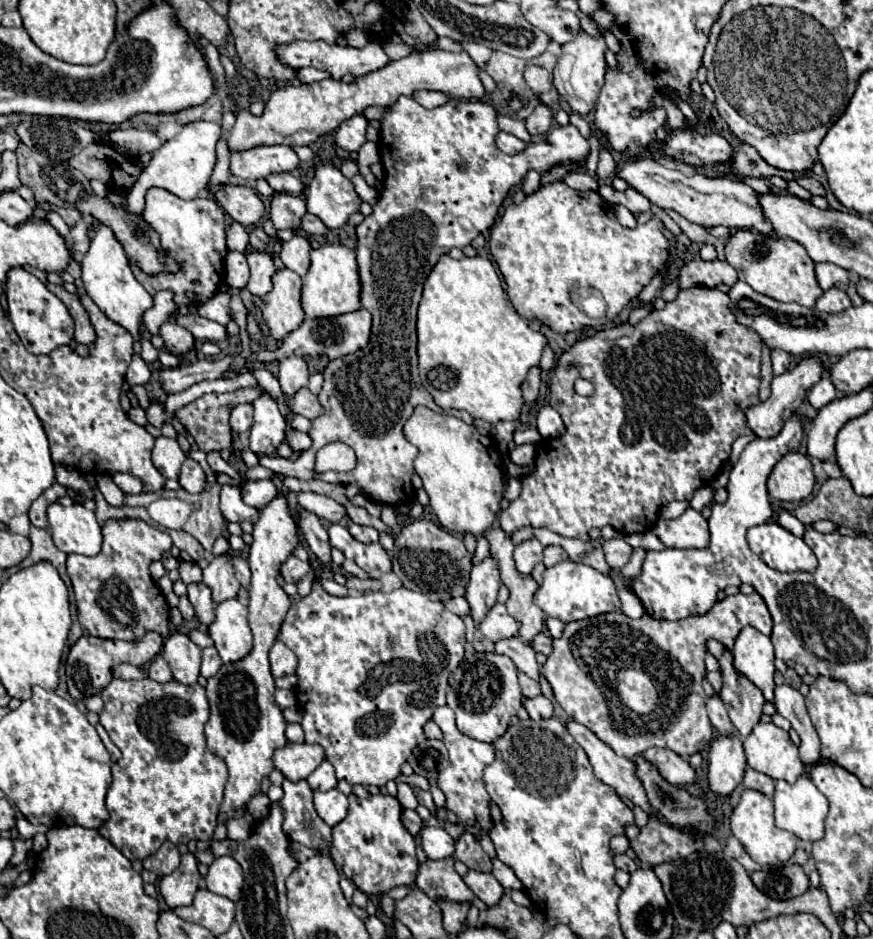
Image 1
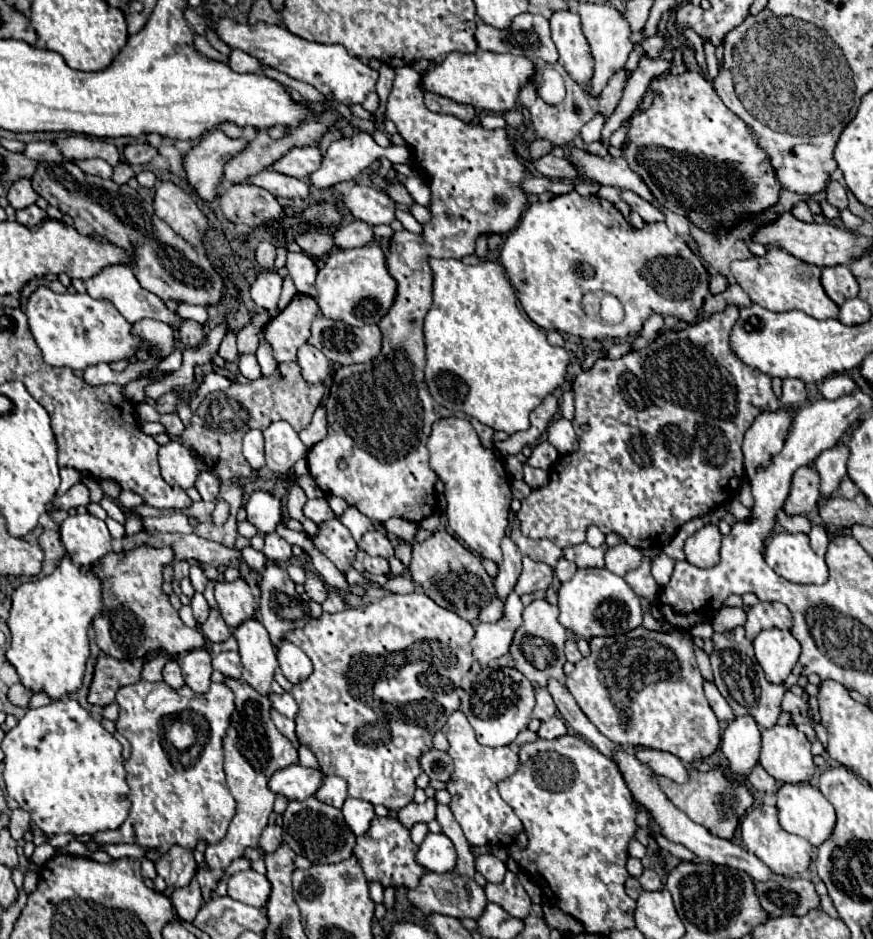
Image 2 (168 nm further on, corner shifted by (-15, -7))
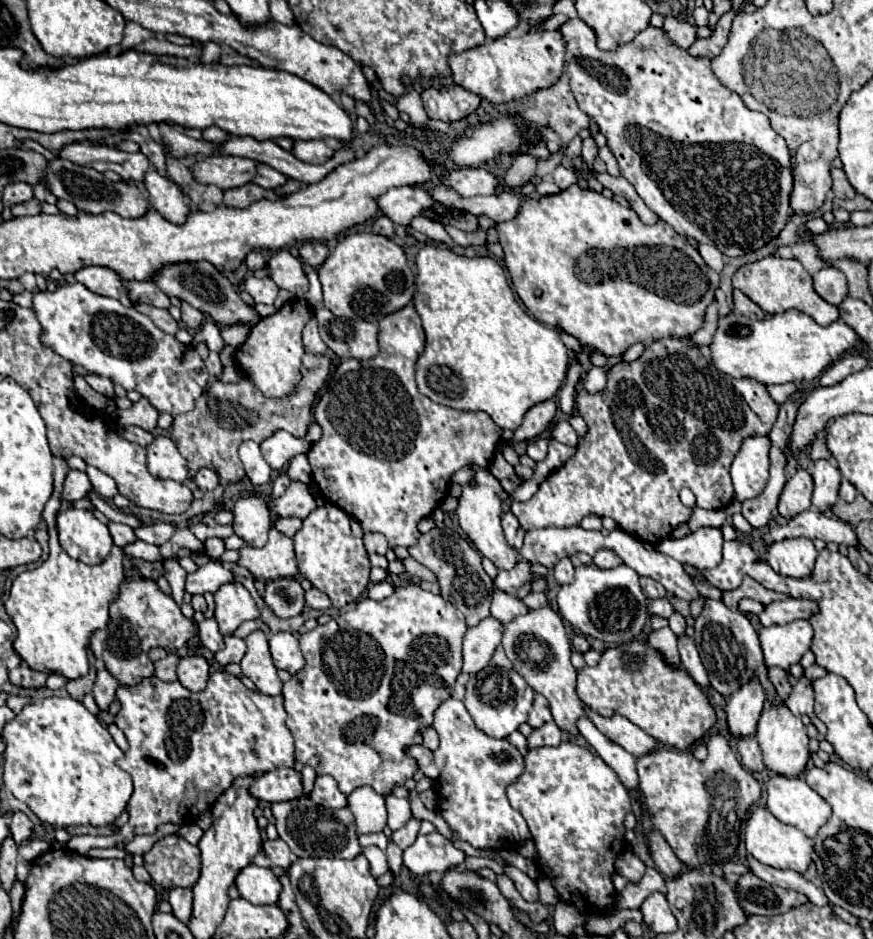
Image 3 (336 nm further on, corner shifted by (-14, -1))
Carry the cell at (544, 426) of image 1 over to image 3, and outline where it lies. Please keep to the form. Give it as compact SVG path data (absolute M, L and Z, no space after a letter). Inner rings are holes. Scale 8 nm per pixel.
M560 420L552 428L552 440L558 440L560 444L566 444L566 446L576 446L578 444L578 434L566 420Z

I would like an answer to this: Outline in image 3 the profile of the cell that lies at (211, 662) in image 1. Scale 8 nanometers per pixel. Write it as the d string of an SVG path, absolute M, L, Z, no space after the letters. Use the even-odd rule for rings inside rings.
M226 636L224 638L224 642L226 642L226 648L224 650L218 650L216 654L214 654L214 660L218 662L218 664L222 664L222 666L226 666L226 664L230 664L230 662L240 662L242 660L242 656L246 654L246 644L244 644L244 640L240 640L240 638L236 638L236 636Z

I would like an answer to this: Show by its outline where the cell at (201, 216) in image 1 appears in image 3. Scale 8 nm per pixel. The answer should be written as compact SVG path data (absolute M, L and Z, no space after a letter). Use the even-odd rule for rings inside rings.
M150 168L144 176L144 184L148 188L148 200L156 212L160 212L172 224L184 224L190 208L184 202L184 194L176 182L168 176L160 176L154 168Z

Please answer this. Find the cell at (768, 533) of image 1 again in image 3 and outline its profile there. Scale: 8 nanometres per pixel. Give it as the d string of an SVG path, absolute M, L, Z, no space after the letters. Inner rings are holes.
M786 538L767 548L767 564L782 576L806 578L814 570L818 550L810 538Z

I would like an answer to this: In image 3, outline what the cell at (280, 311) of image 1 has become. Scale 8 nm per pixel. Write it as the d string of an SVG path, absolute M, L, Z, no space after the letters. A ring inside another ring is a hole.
M292 298L290 302L286 302L276 314L268 316L268 318L262 318L250 332L250 336L246 338L246 342L236 350L236 364L238 368L250 376L256 384L258 384L258 390L264 394L264 396L286 396L286 394L292 394L298 380L300 380L300 362L302 362L302 356L304 356L304 348L302 348L302 328L308 324L308 320L314 316L312 308L304 302L304 300L298 300L298 298Z

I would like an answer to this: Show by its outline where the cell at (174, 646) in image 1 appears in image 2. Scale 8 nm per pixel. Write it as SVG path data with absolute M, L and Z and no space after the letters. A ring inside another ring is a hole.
M191 650L181 660L181 672L185 684L197 694L205 694L211 686L211 656L207 650Z

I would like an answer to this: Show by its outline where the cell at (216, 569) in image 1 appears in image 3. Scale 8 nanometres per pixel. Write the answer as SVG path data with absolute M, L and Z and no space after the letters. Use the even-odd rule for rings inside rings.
M240 582L222 584L216 592L216 610L214 616L218 620L220 632L224 636L232 634L242 622L256 620L260 616L256 602L250 592Z

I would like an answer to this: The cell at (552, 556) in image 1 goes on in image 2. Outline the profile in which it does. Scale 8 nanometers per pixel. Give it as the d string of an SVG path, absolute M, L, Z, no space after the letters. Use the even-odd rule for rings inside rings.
M561 558L561 560L557 562L557 566L555 566L555 576L557 576L561 582L567 582L567 580L573 578L575 570L577 570L577 566L575 566L573 562L569 562L567 558Z

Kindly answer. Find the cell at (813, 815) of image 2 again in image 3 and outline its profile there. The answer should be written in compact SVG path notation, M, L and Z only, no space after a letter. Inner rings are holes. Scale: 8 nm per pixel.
M774 774L768 784L766 784L766 792L768 792L768 802L766 808L784 824L796 826L798 830L802 830L808 838L814 838L818 834L818 830L828 822L832 808L826 804L826 800L814 792L802 778L786 778L786 776L778 776Z

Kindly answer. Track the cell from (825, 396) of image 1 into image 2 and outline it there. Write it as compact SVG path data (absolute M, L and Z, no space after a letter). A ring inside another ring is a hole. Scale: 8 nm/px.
M835 374L835 376L829 376L829 378L823 382L821 394L823 394L827 400L835 400L835 398L839 398L839 396L851 394L855 388L857 388L857 384L853 382L851 376L847 376L847 374Z

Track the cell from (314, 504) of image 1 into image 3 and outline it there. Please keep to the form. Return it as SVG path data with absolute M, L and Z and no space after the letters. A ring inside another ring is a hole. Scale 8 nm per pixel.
M292 482L288 490L274 500L274 510L278 516L296 516L304 520L314 508L318 508L318 504L308 492L308 486L302 482Z

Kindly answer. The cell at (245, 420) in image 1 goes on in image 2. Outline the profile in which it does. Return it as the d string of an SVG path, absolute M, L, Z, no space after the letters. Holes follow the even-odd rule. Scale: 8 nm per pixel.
M249 430L243 438L243 456L247 458L249 466L259 472L265 466L263 458L263 434L259 430Z

